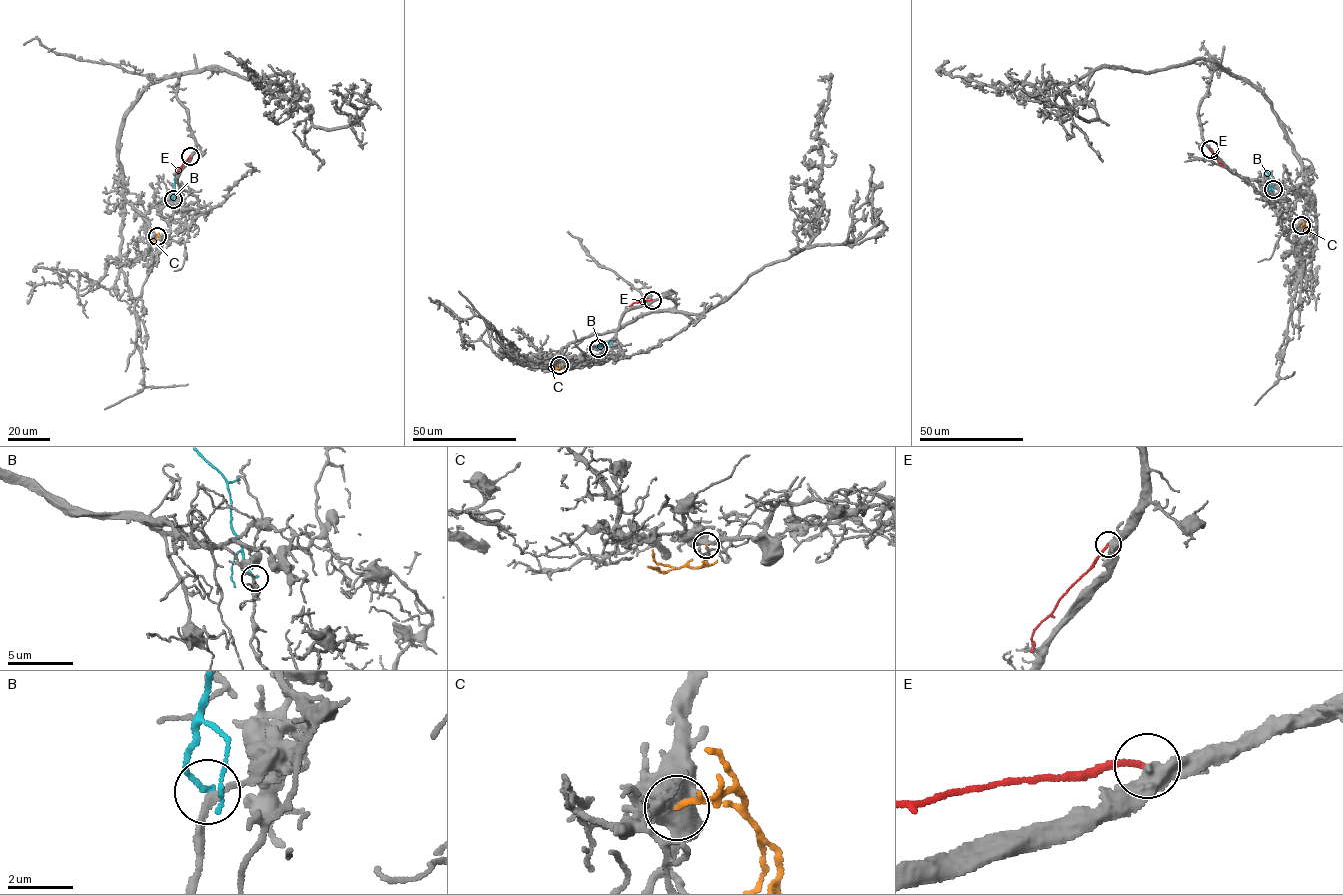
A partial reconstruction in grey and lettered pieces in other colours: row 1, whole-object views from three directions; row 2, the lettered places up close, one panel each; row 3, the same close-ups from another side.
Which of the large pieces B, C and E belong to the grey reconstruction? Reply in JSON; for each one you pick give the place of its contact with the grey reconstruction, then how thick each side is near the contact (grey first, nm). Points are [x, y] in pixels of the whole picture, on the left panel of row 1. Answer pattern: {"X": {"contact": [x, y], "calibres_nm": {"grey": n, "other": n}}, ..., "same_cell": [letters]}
{"C": {"contact": [157, 236], "calibres_nm": {"grey": 360, "other": 130}}, "same_cell": ["C"]}

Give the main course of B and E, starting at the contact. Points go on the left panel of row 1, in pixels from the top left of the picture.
B: (173, 200), (174, 178)
E: (190, 156), (177, 173)

